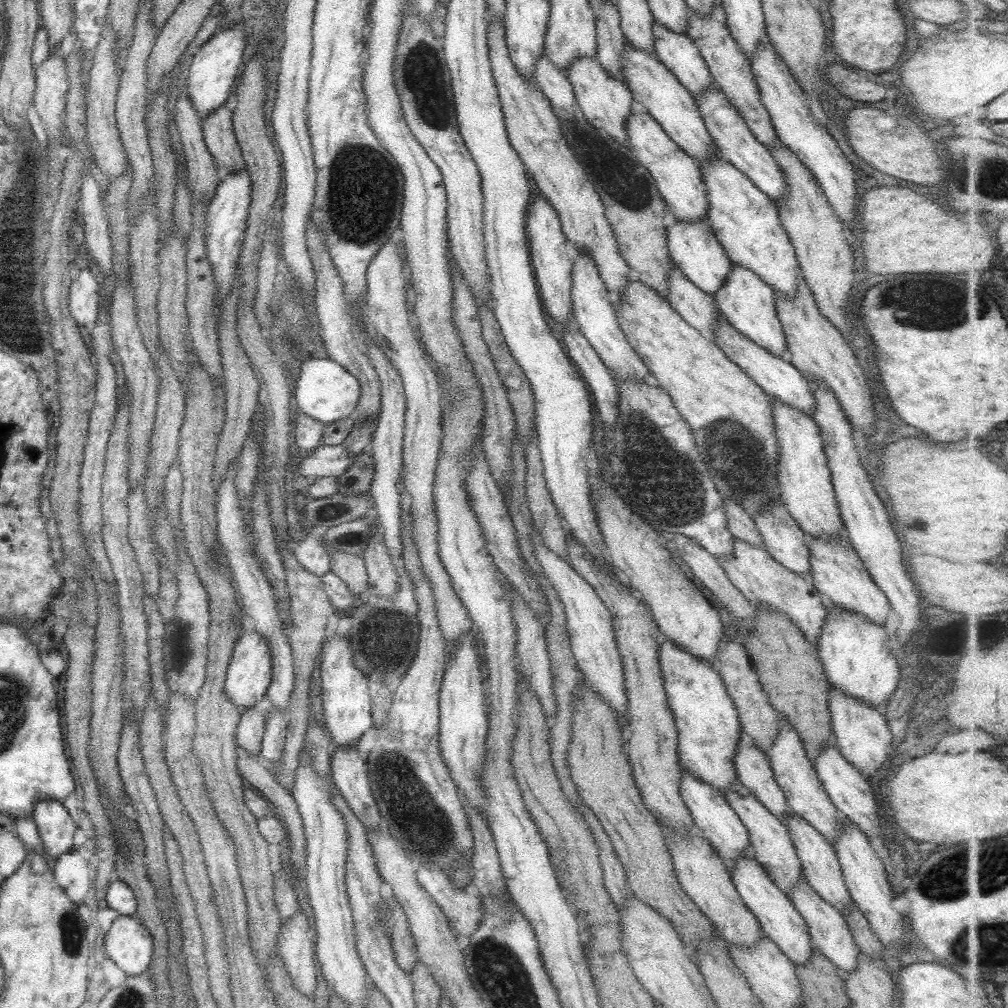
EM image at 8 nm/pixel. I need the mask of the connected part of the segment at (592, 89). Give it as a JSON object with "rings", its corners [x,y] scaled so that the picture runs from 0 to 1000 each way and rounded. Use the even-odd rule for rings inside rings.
{"rings":[[[589,57],[568,59],[563,64],[563,80],[566,82],[569,101],[574,106],[578,117],[593,130],[604,134],[611,142],[623,146],[619,130],[619,121],[625,112],[627,93],[624,86],[610,77],[604,77],[602,71],[595,67]]]}

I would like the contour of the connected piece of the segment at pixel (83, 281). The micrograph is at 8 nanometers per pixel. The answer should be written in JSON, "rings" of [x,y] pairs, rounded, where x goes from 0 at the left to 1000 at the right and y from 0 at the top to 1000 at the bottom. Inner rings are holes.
{"rings":[[[84,262],[70,277],[65,301],[76,323],[89,324],[95,318],[98,309],[97,280]]]}

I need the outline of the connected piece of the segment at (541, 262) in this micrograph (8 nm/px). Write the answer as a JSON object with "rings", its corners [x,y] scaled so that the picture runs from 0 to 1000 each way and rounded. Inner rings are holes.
{"rings":[[[534,195],[522,207],[522,237],[524,238],[527,266],[530,270],[535,294],[537,294],[537,302],[541,303],[541,308],[548,317],[560,322],[567,317],[565,284],[567,260],[572,252],[571,246],[559,234],[552,209],[542,198]]]}

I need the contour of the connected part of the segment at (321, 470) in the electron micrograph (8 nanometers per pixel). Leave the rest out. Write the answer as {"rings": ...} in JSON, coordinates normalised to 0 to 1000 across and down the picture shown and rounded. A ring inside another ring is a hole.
{"rings":[[[316,440],[307,450],[299,450],[299,458],[294,461],[297,471],[306,475],[338,472],[342,465],[350,458],[350,451],[346,451],[340,440]]]}

